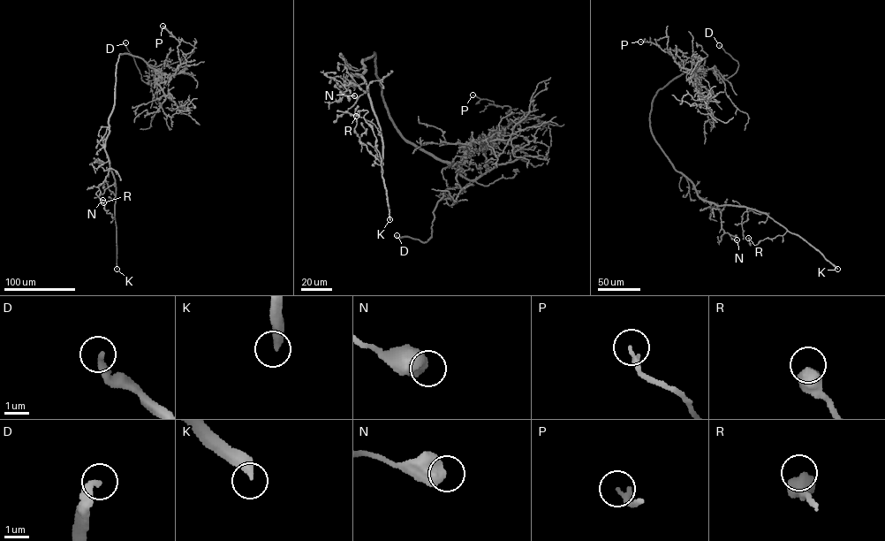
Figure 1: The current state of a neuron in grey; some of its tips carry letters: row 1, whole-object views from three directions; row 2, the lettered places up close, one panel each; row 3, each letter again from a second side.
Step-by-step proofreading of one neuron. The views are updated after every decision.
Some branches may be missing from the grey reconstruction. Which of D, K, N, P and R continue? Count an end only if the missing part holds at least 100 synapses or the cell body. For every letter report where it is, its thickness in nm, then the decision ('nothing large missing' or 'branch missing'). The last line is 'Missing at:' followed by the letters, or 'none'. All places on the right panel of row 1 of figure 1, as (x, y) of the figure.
D: at (719, 45); 360 nm thick; branch missing
K: at (837, 269); 400 nm thick; branch missing
N: at (737, 240); 650 nm thick; nothing large missing
P: at (640, 41); 200 nm thick; nothing large missing
R: at (748, 238); 650 nm thick; nothing large missing
Missing at: D, K

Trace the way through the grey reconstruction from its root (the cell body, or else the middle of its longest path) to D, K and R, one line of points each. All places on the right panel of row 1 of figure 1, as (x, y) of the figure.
D: (658, 144), (650, 125), (654, 96), (689, 69), (713, 68), (721, 81), (730, 77), (738, 62), (719, 45)
K: (658, 144), (673, 167), (692, 183), (699, 196), (717, 205), (746, 207), (766, 213), (810, 244), (837, 269)
R: (658, 144), (699, 196), (766, 213), (787, 231), (755, 245), (750, 245), (748, 238)

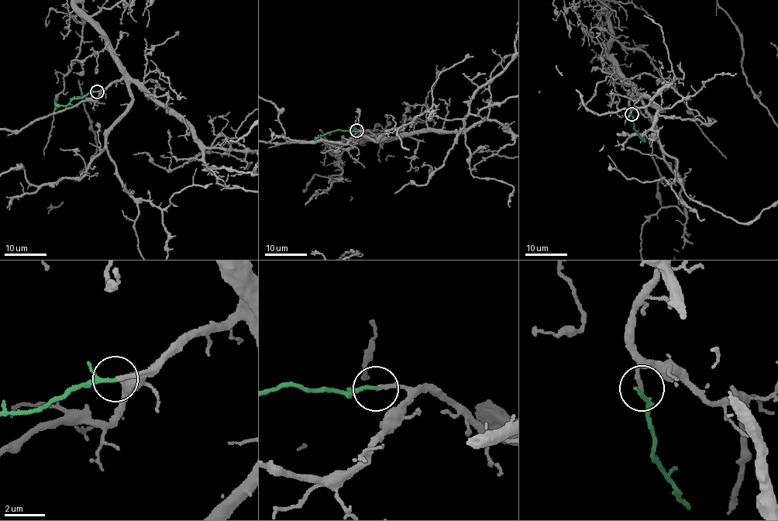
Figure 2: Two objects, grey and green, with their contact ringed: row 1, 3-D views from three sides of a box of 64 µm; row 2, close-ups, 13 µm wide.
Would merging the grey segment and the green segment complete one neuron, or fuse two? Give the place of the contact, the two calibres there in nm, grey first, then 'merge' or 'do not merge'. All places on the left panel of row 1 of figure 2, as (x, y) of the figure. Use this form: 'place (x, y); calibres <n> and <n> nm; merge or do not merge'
place (97, 91); calibres 200 and 140 nm; merge

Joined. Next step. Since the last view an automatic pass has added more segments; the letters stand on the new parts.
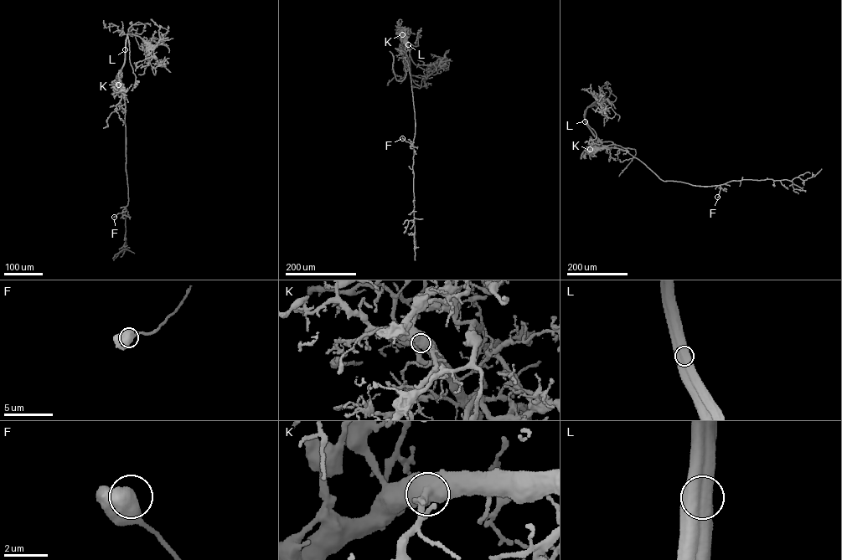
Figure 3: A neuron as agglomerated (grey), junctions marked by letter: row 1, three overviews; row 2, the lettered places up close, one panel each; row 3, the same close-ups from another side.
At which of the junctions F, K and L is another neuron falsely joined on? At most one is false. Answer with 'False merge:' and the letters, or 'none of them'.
False merge: L

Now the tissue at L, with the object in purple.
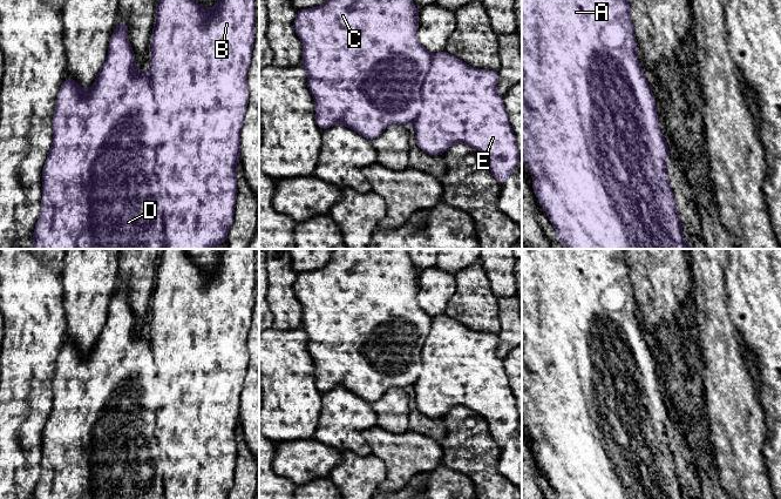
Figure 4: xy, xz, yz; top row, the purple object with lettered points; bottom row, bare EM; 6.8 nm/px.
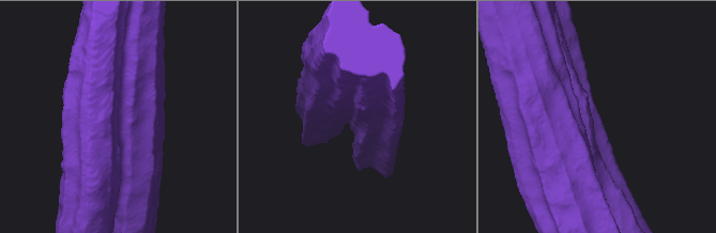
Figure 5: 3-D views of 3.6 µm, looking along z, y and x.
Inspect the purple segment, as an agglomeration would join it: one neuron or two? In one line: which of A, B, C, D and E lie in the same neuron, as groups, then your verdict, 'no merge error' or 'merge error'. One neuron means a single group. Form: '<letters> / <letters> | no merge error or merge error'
A C D / B E | merge error

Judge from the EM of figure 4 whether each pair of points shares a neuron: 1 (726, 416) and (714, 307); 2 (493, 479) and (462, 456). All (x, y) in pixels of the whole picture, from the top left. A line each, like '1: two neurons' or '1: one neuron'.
1: one neuron
2: one neuron

